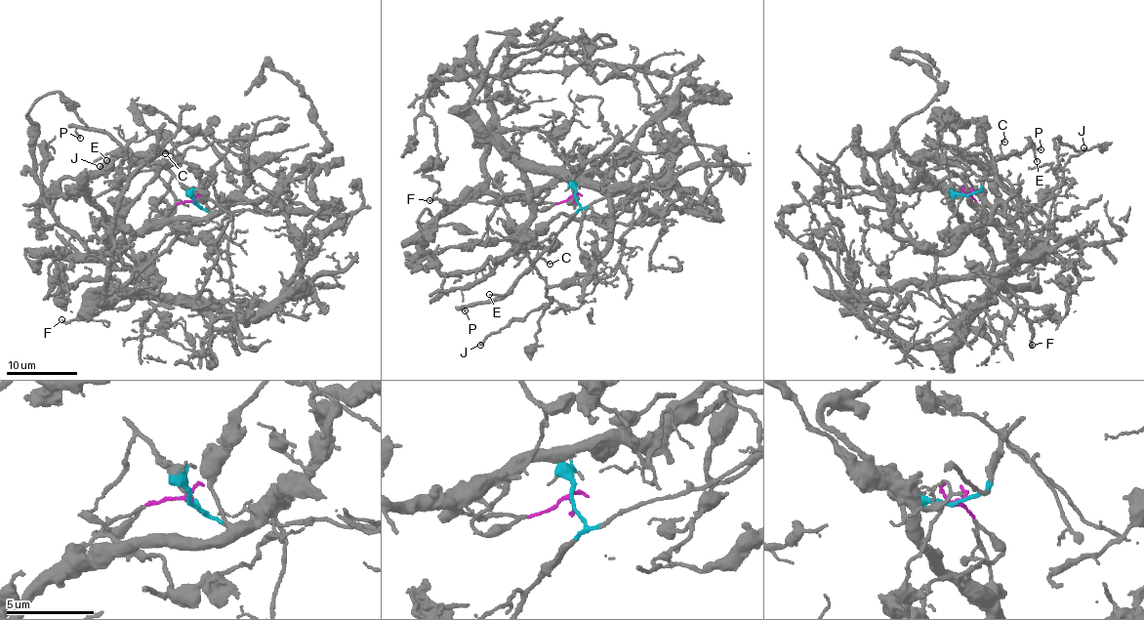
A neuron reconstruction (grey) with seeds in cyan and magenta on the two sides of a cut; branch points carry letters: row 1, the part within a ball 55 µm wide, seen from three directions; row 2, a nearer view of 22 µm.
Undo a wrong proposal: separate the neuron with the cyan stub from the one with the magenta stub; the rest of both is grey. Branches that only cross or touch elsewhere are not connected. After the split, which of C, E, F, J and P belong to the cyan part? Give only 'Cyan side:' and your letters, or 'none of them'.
Cyan side: C, E, P

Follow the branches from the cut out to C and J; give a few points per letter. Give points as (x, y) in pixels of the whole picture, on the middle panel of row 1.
C: (575, 197), (580, 206), (537, 259), (544, 259), (550, 264)
J: (575, 197), (539, 203), (516, 195), (501, 202), (511, 237), (553, 302), (488, 334), (479, 345)

